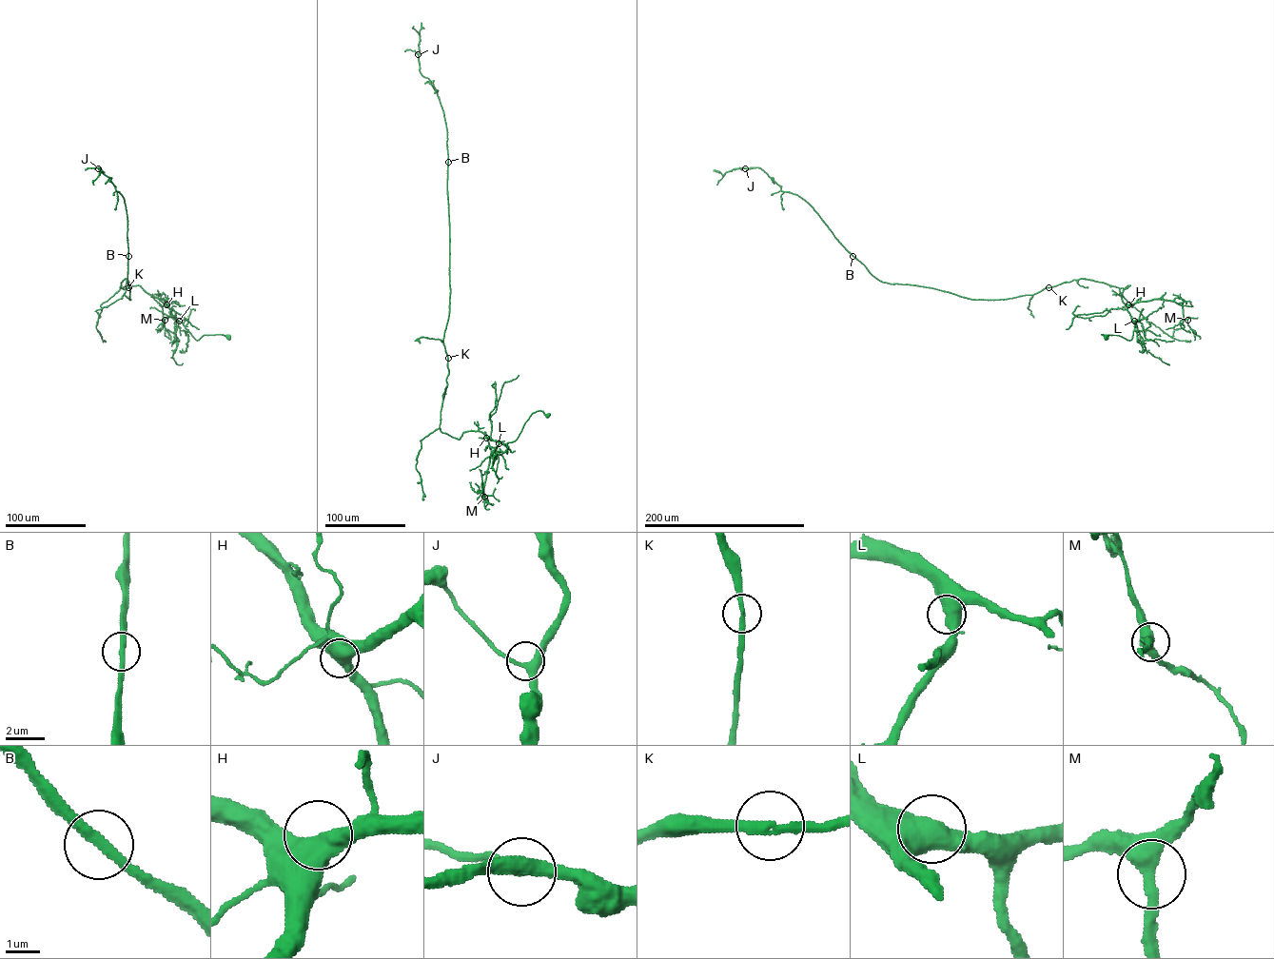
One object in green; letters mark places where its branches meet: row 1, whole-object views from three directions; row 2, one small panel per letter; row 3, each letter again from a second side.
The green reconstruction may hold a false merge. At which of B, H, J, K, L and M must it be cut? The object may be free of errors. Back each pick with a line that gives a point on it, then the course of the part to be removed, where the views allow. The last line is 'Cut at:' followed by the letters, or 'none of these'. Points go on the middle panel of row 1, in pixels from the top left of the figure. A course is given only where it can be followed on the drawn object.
Cut at: none of these

